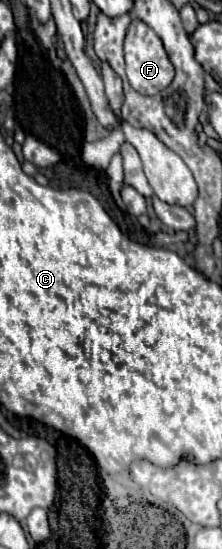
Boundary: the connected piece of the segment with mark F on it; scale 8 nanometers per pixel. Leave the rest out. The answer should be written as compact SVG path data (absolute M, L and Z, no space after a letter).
M132 22L132 26L128 28L126 40L124 40L124 54L126 54L126 76L128 76L130 86L136 92L144 96L156 96L158 92L162 92L164 88L172 84L176 70L164 50L160 36L144 22Z

